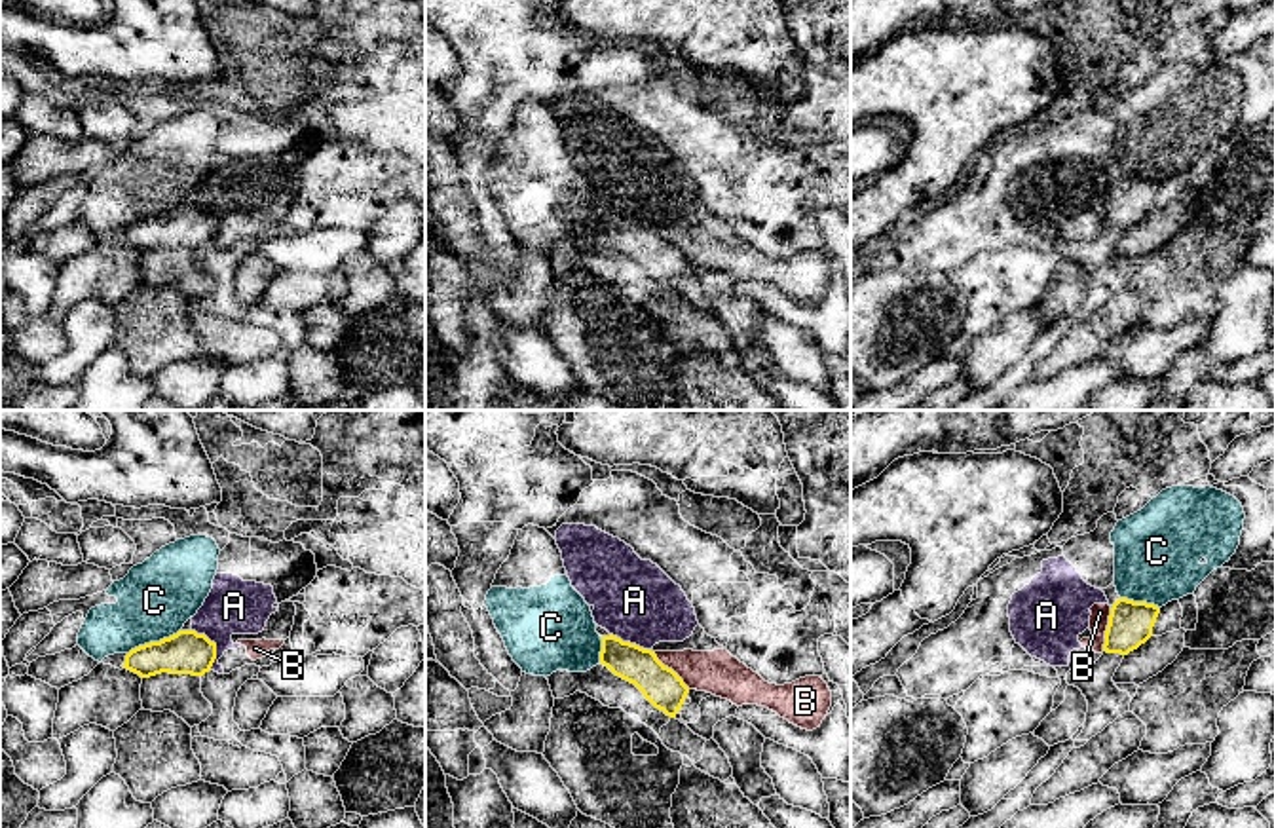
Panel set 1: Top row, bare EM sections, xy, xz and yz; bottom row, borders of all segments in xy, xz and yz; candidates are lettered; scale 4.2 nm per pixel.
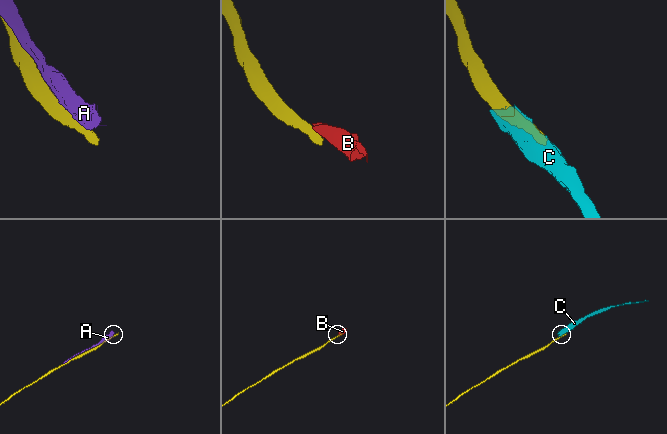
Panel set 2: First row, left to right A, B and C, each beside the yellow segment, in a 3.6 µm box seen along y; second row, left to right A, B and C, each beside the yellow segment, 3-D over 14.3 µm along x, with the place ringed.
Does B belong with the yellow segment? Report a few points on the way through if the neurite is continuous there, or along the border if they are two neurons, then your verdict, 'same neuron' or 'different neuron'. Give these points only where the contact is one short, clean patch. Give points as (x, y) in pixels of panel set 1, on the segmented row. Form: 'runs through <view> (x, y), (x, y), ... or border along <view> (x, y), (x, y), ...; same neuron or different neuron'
border along yz (1111, 608), (1102, 650); different neuron

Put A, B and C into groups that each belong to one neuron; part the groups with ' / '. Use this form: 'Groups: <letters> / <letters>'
Groups: A B / C

